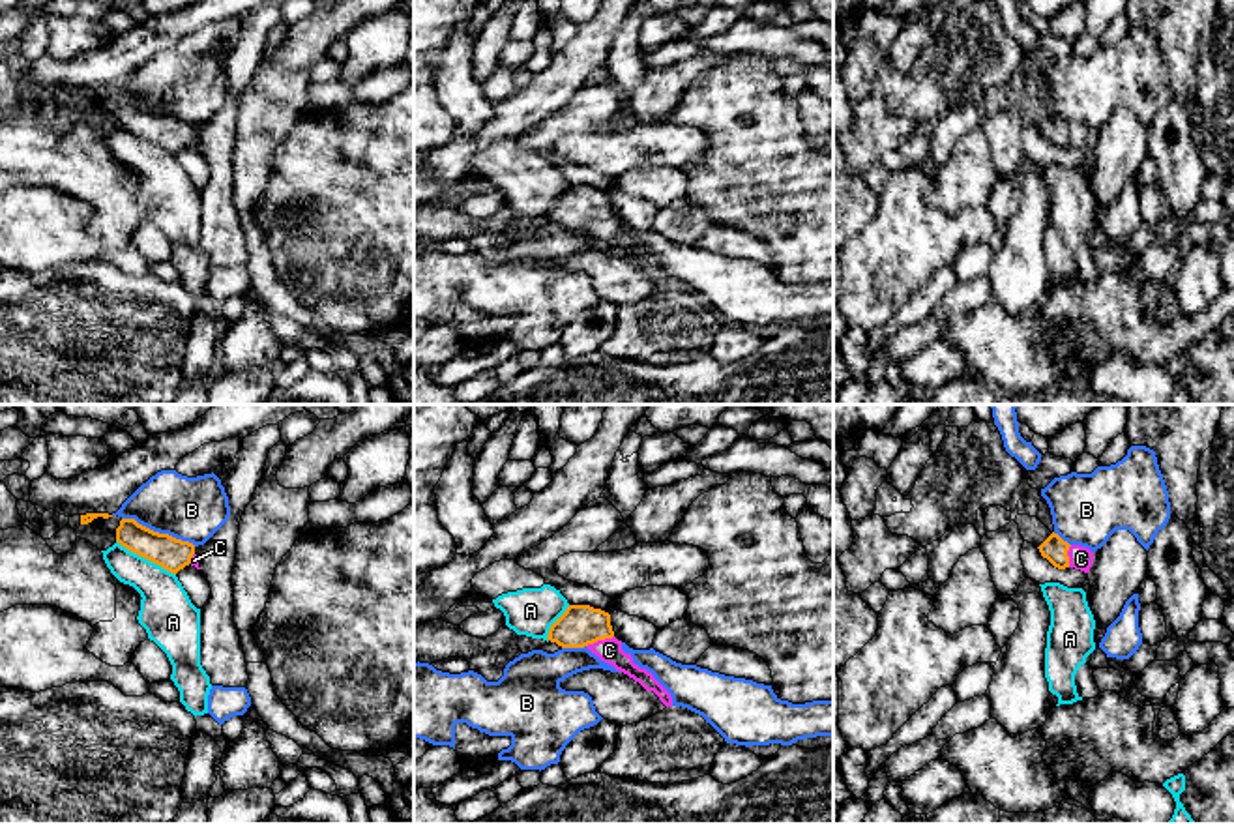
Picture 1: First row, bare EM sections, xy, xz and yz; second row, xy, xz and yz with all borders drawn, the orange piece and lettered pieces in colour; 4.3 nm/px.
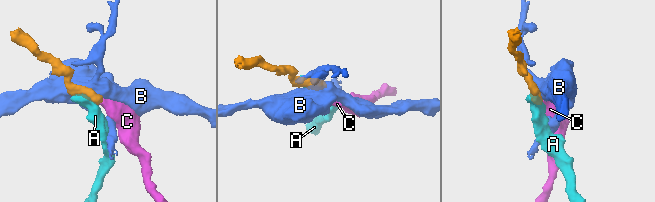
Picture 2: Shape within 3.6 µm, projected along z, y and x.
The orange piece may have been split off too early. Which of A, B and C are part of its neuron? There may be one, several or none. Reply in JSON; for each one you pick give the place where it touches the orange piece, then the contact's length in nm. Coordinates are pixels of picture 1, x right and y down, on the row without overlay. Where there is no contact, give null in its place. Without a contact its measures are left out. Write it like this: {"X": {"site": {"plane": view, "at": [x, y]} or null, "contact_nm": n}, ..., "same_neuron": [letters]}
{"C": {"site": {"plane": "xz", "at": [600, 220]}, "contact_nm": 130}, "same_neuron": ["C"]}

